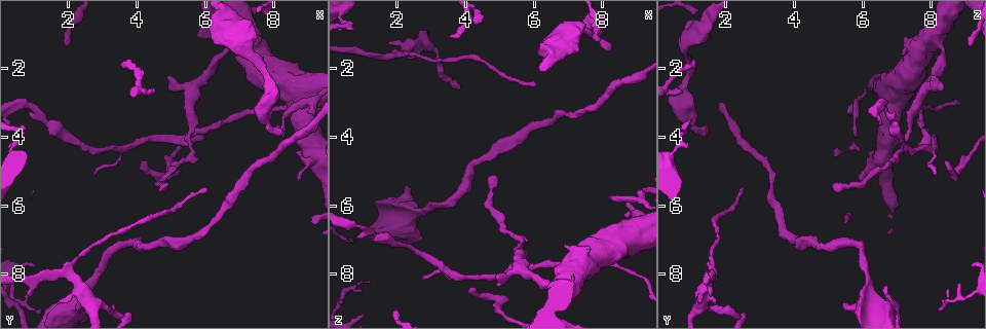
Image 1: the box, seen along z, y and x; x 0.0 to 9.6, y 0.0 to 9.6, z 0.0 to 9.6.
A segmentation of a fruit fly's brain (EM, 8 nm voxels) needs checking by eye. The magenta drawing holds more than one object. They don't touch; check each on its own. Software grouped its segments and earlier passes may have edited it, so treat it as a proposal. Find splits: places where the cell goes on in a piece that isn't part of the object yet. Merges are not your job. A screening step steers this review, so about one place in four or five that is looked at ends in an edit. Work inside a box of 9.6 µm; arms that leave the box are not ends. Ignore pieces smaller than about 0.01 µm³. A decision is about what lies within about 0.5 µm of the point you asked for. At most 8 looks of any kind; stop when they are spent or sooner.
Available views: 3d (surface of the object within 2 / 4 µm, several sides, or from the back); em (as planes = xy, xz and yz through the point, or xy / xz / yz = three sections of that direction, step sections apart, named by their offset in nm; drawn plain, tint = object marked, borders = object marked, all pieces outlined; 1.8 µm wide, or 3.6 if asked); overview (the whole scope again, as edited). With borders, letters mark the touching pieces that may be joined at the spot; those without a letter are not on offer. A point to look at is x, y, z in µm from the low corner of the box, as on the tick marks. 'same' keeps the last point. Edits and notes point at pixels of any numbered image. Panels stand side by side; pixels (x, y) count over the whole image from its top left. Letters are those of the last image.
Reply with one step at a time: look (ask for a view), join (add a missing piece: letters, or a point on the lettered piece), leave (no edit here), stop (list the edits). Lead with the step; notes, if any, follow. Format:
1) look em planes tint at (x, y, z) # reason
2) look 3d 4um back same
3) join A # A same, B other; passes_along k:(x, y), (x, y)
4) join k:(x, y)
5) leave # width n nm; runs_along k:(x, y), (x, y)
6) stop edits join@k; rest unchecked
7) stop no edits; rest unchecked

look em xz step 4 tint at (4.15, 4.80, 8.40) # an open end

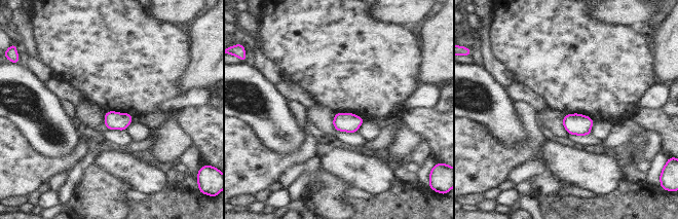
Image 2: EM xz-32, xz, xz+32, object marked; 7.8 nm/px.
look em planes borders same # another direction

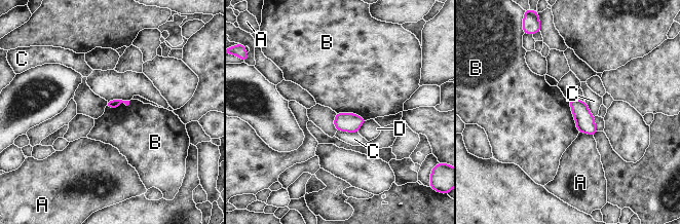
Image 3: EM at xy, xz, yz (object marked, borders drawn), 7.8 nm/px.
leave # longest_contact B 260 nm; A other, B other, C other, D other; border 3:(568, 101), (578, 133); no lettered piece goes on from it

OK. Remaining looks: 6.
look em 3.6um planes plain at (9.00, 4.65, 6.35) # calibre changes

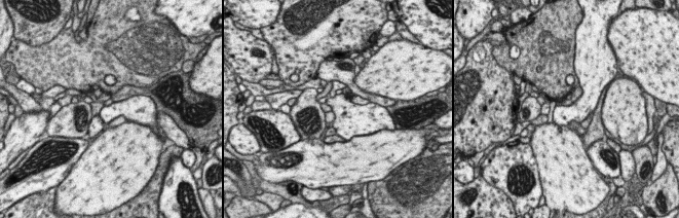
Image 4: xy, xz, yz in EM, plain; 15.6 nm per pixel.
look em 3.6um planes tint same # with the object marked

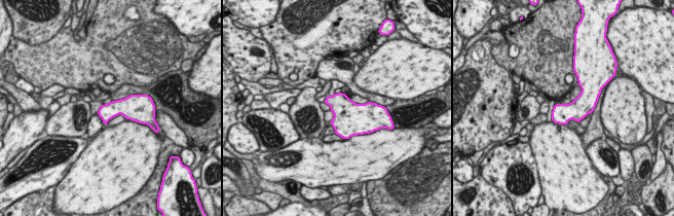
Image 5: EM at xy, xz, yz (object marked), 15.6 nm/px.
look em 3.6um planes borders same # see the neighbours

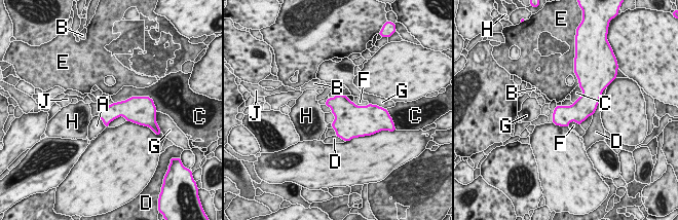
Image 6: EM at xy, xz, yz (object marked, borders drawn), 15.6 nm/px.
leave # width 240 nm; A other, B other, C other, D other, E other, F other, G other, H other, J other; border 6:(141, 96), (132, 96), (114, 103); none of them fits

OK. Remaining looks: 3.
look 3d 4um at (4.90, 5.45, 5.10) # end of a long branch

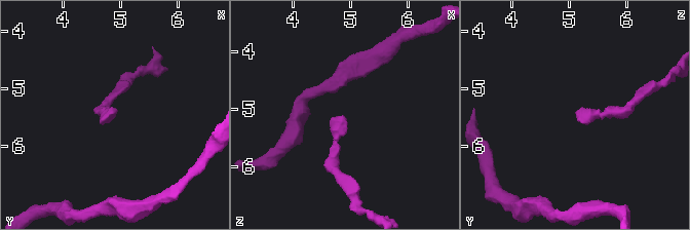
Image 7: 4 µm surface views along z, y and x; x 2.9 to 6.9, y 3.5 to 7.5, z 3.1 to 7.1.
look em planes borders at (4.90, 5.35, 5.10)

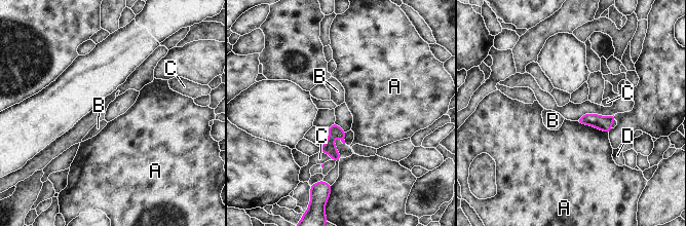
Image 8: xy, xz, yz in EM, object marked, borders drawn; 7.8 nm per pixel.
leave # A other, B other, C other, D other; border 8:(575, 121), (608, 133); none of them fits

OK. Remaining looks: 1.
stop no edits; rest unchecked

